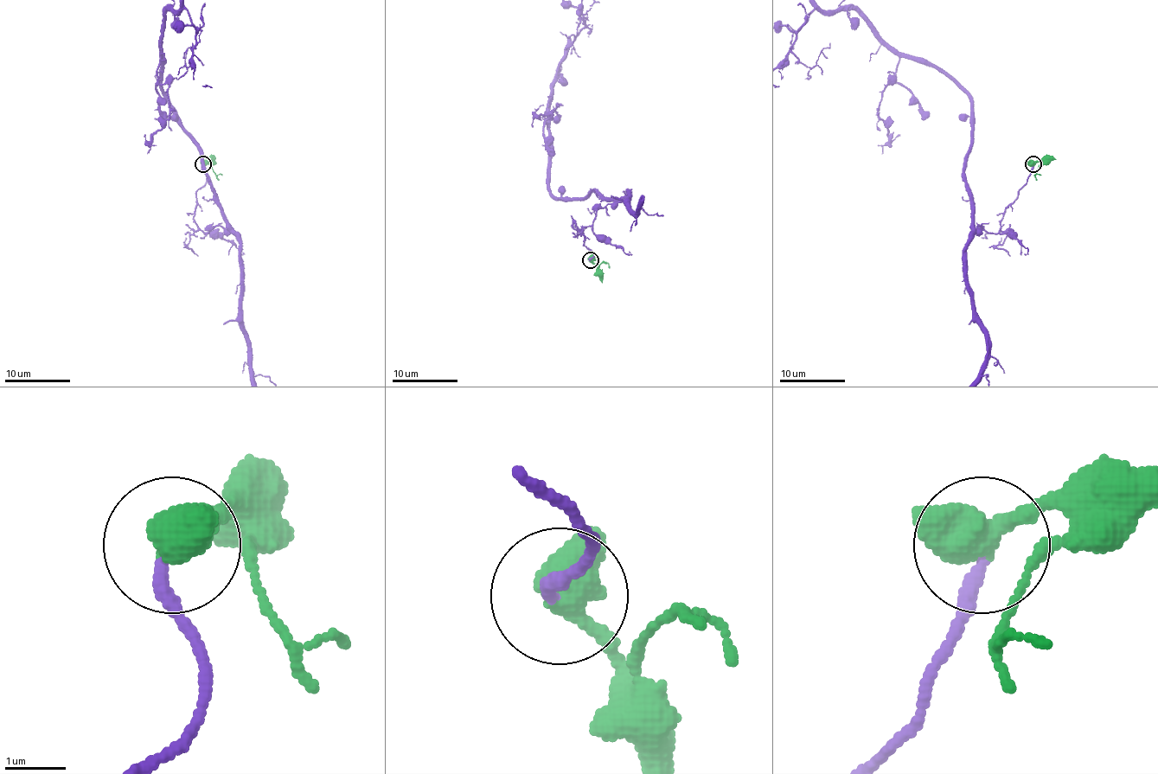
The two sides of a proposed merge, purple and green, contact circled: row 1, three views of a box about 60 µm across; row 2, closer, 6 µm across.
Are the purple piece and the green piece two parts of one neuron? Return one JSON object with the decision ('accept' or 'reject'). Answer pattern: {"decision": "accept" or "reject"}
{"decision": "accept"}

